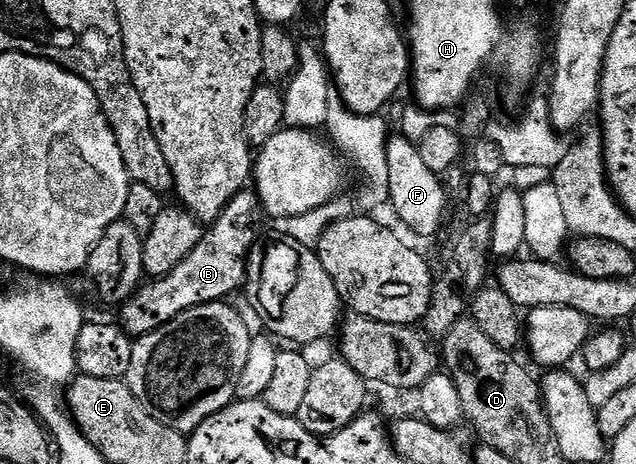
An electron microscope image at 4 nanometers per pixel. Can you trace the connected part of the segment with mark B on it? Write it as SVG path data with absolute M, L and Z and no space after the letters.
M254 191L239 193L225 211L221 211L218 219L204 228L201 243L197 243L197 247L193 247L167 277L148 280L128 301L118 306L117 323L133 339L138 339L165 327L165 323L193 307L227 301L230 293L239 293L247 279L247 257L261 236L259 228L263 221L265 214L259 194Z

